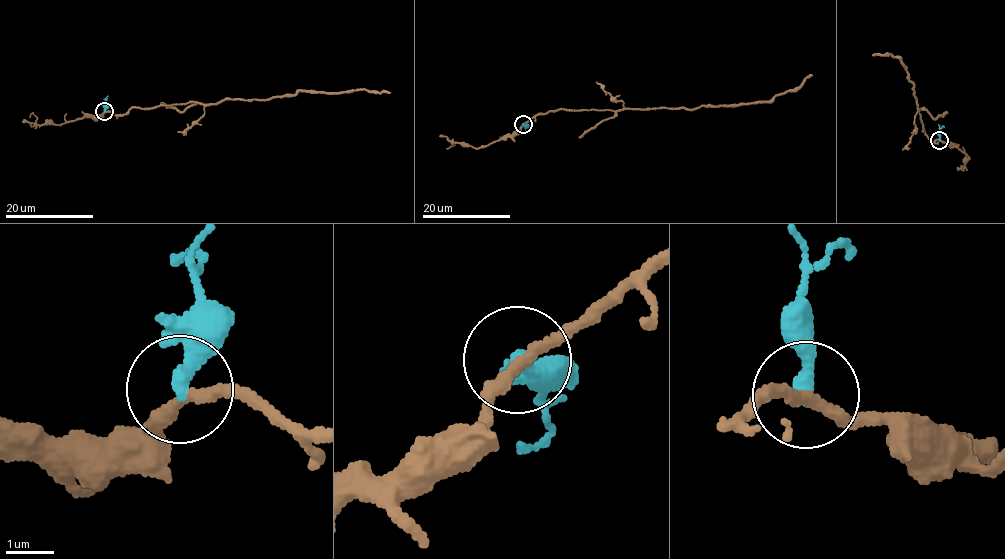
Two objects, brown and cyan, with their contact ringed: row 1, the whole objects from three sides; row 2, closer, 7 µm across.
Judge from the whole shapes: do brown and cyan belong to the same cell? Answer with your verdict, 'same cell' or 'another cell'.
another cell

